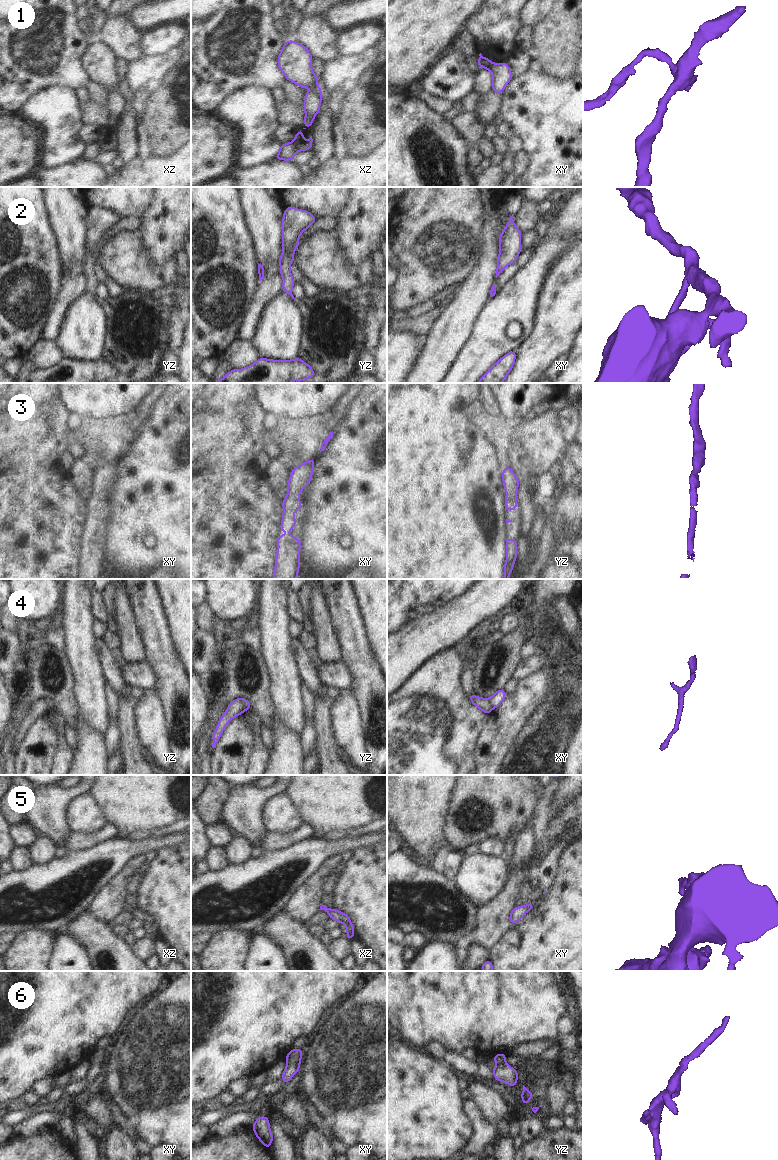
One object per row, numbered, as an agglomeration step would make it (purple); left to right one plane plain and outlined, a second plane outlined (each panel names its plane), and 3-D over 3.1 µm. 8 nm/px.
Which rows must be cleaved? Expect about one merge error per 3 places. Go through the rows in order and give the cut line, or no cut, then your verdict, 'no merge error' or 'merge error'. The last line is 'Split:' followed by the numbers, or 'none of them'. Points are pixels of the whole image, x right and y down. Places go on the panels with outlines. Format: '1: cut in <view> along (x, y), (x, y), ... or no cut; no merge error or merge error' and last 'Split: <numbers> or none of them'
1: cut in xz along (292, 142), (297, 151); merge error
2: no cut; no merge error
3: no cut; no merge error
4: cut in yz along (239, 698), (245, 710); merge error
5: no cut; no merge error
6: no cut; no merge error
Split: 1, 4

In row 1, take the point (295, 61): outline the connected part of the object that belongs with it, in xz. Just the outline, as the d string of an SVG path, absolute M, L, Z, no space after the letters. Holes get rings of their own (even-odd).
M294 40L285 41L277 58L278 68L282 71L287 80L297 84L299 87L313 87L304 96L304 125L306 127L298 131L293 140L297 151L312 149L312 136L306 142L303 137L303 130L311 127L314 117L320 111L323 98L322 90L317 85L318 76L314 74L312 69L312 59L313 56L308 49Z

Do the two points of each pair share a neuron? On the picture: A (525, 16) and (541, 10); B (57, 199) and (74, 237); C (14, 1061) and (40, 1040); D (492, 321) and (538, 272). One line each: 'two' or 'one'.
A: one
B: one
C: one
D: one

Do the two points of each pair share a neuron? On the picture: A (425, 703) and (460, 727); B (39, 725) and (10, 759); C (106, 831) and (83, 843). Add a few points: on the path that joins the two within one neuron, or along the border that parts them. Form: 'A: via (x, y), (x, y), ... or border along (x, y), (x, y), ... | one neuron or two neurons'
A: via (434, 712), (446, 724), (451, 724) | one neuron
B: border along (18, 748), (14, 764) | two neurons
C: via (100, 835), (89, 839) | one neuron

